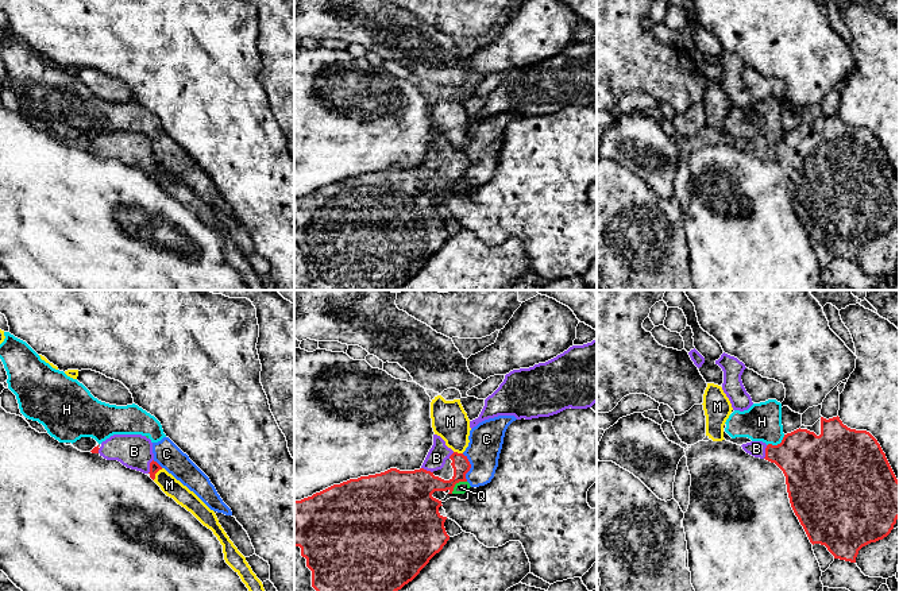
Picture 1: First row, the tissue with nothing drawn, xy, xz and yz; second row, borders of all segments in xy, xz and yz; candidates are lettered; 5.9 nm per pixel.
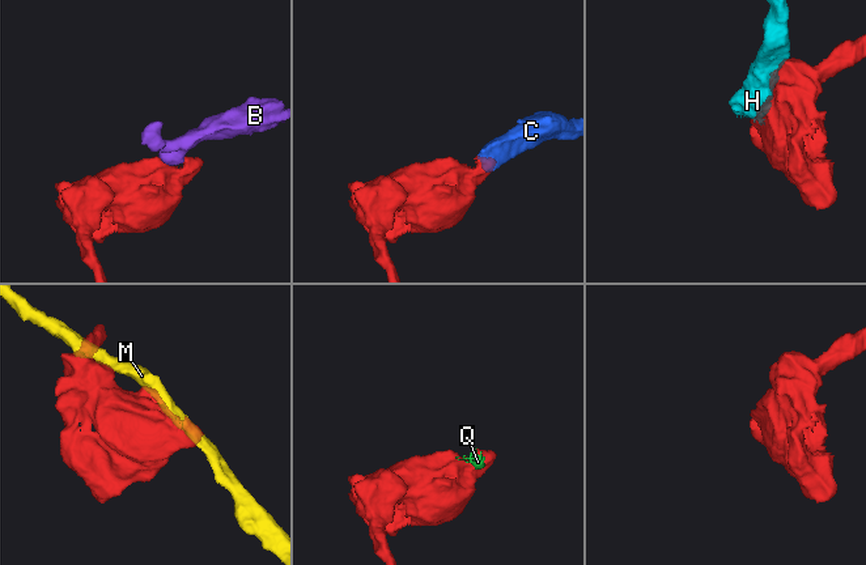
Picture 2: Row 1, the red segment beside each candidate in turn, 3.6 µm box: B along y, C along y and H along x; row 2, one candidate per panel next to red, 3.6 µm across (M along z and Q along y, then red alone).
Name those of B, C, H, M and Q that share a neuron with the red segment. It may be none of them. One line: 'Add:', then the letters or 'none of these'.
Add: B

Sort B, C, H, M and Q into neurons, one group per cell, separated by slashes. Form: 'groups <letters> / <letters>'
groups B / C H Q / M

